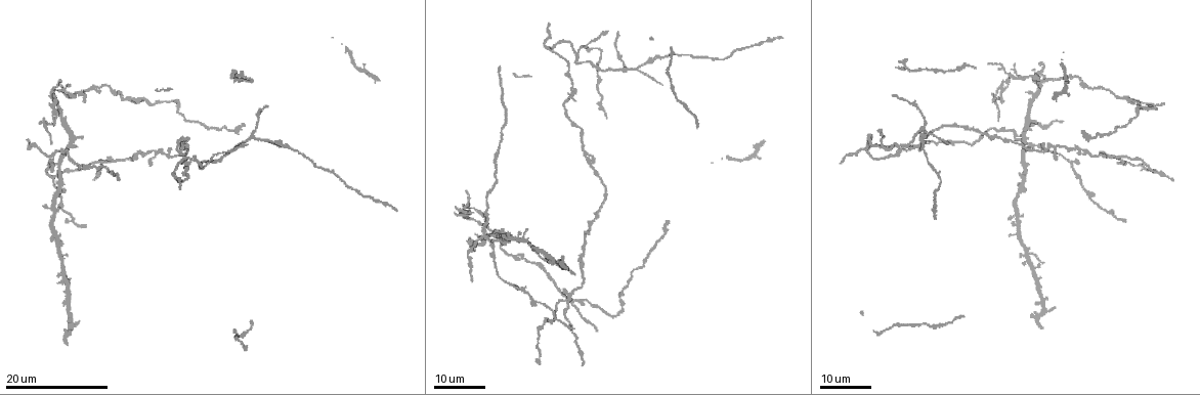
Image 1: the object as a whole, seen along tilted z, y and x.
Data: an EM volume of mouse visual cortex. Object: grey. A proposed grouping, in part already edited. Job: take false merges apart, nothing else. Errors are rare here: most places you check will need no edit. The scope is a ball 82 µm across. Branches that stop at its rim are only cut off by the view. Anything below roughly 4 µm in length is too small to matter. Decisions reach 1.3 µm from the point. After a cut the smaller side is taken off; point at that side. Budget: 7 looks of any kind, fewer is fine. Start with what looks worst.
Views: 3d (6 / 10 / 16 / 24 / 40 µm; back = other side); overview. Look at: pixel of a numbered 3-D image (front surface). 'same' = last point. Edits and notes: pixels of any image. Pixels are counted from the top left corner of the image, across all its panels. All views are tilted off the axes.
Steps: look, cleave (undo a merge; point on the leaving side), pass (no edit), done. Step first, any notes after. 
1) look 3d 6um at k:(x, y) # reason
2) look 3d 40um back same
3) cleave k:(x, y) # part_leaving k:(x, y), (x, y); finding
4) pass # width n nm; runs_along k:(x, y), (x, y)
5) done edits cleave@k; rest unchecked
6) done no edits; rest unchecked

look 3d 24um at 1:(637, 70) # two arms in line, one across

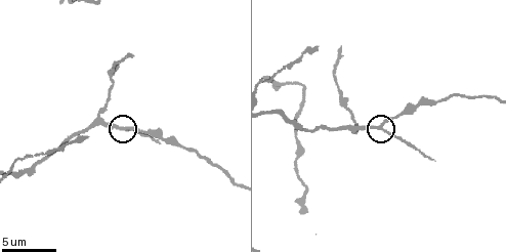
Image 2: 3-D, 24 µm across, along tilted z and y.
look 3d 6um at 2:(126, 127)

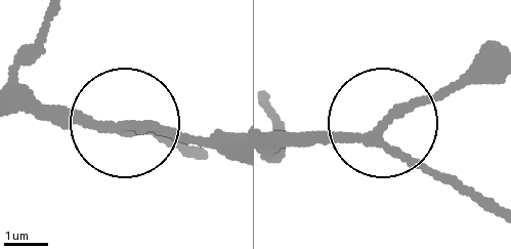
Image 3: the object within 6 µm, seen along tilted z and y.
pass # width 200 nm; runs_along 3:(16, 112), (119, 119), (177, 148); continuous, no second cell

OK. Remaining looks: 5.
look 3d 16um at 1:(1113, 156) # two arms in line, one across

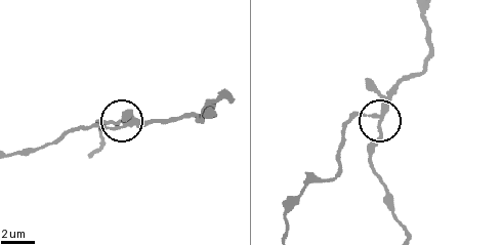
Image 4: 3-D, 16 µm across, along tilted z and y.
look 3d 10um at 4:(125, 123)

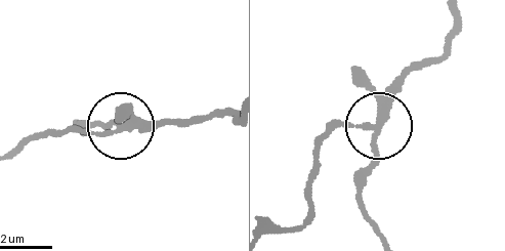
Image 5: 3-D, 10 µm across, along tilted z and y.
pass # width 240 nm; all the same cell

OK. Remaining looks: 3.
look 3d 16um at 1:(885, 148) # three-way junction

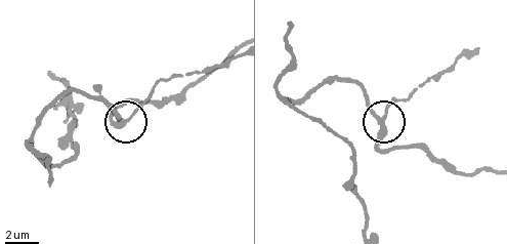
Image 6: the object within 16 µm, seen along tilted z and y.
look 3d 10um at 6:(383, 121)

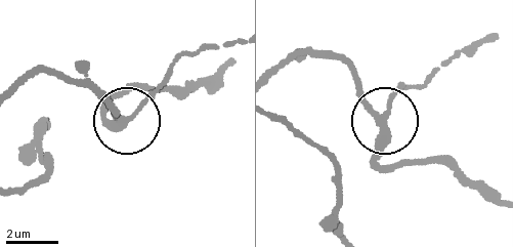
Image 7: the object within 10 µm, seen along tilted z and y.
pass # width 230 nm; all the same cell

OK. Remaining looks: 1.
done no edits; rest unchecked

